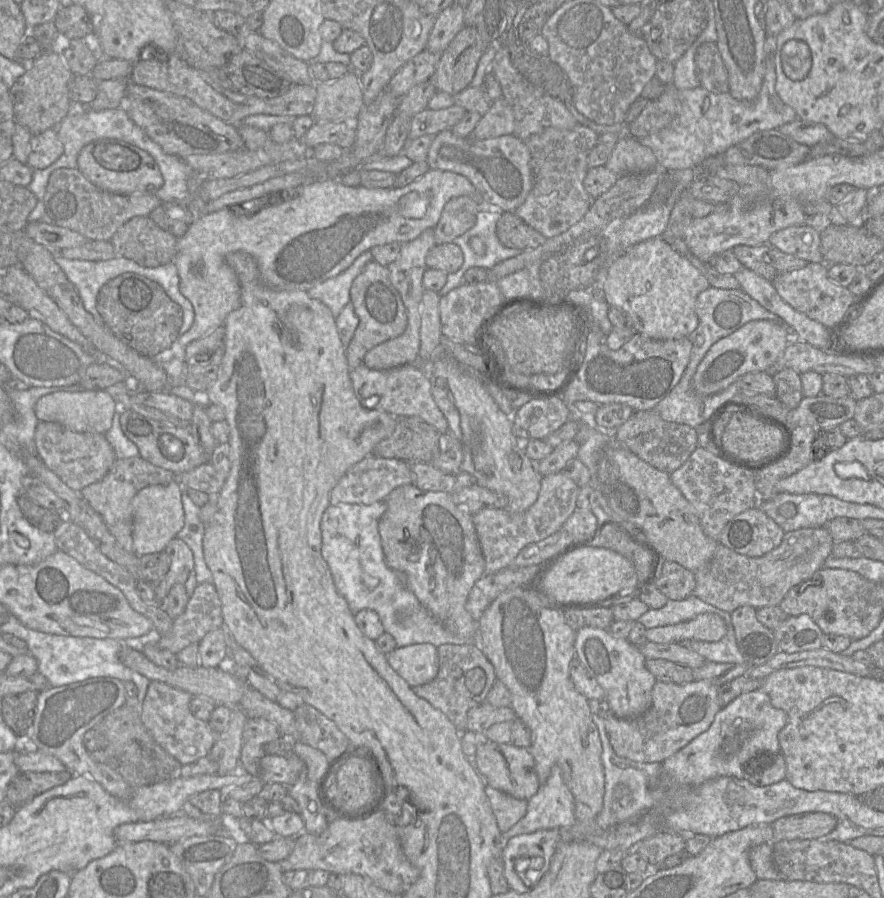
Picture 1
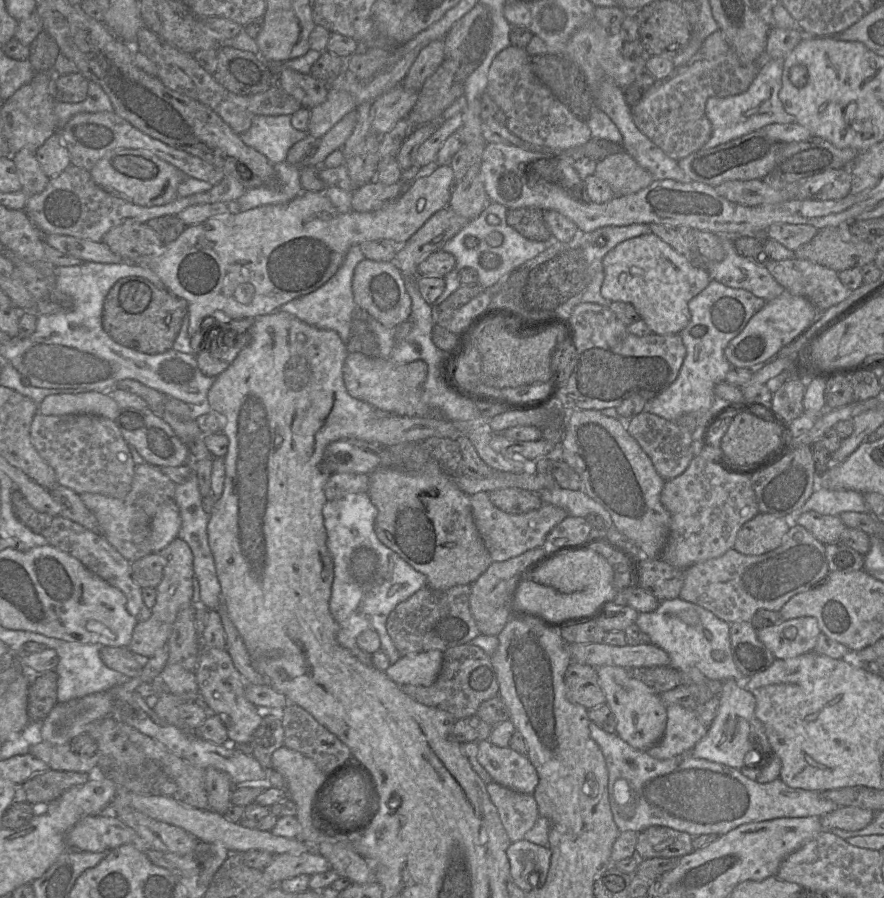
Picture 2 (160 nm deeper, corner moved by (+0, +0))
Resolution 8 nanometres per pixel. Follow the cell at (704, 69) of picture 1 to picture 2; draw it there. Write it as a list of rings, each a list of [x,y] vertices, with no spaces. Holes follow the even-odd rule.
[[[718,29],[704,40],[688,62],[675,67],[666,78],[655,80],[640,101],[631,107],[633,121],[667,156],[676,161],[685,158],[701,149],[711,136],[711,123],[705,114],[707,100],[745,92],[770,59],[764,50],[752,63],[742,63]]]

